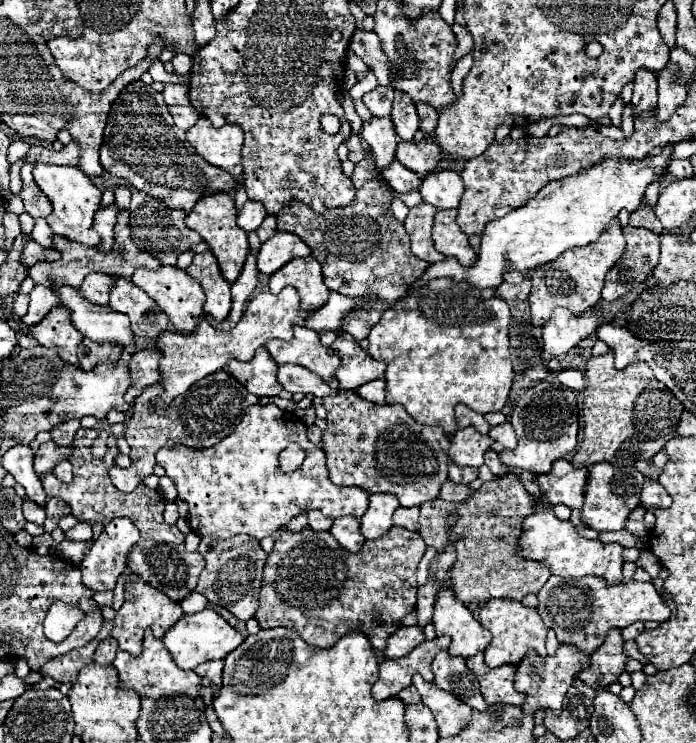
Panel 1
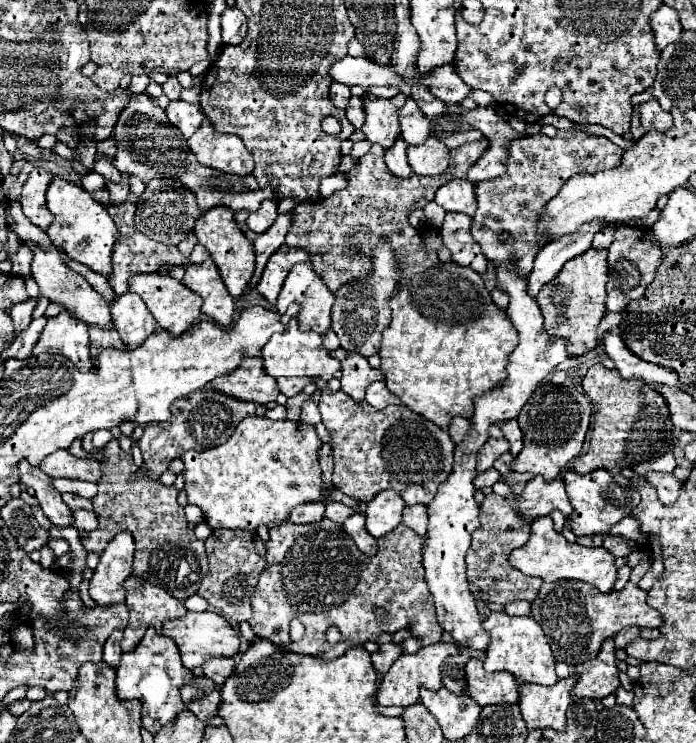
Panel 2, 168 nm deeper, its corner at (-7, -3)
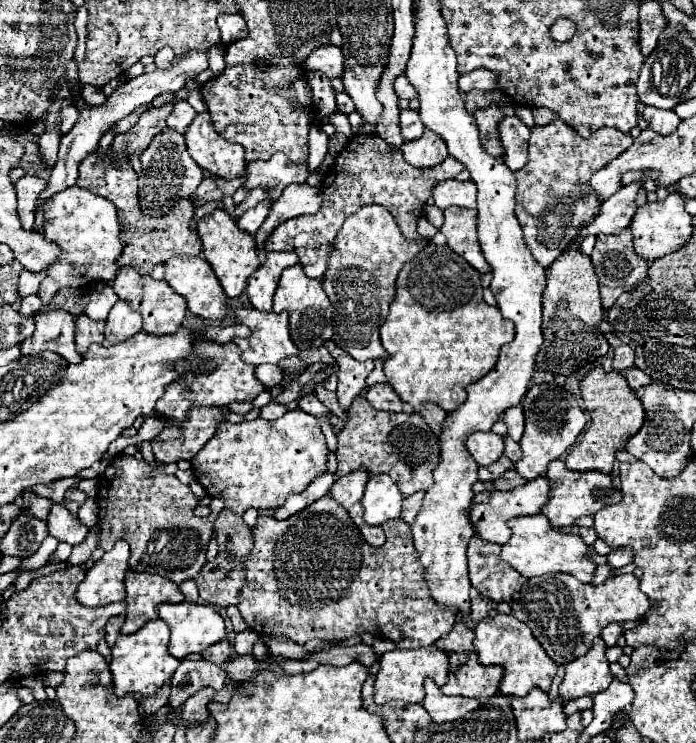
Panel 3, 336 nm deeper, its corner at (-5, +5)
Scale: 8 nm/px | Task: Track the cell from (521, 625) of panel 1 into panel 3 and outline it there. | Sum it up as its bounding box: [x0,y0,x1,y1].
[473,614,557,696]

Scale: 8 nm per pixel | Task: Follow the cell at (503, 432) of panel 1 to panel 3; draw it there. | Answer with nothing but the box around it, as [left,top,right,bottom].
[503,404,523,442]

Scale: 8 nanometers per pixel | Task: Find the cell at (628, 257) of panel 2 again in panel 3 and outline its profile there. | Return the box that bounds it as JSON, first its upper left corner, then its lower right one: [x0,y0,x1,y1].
[591,228,647,310]

